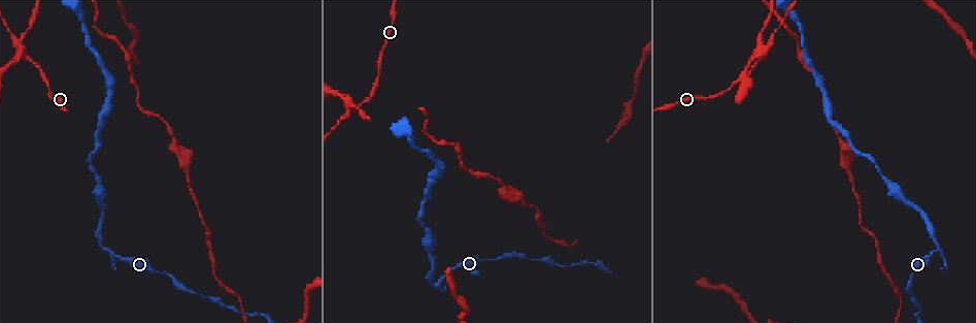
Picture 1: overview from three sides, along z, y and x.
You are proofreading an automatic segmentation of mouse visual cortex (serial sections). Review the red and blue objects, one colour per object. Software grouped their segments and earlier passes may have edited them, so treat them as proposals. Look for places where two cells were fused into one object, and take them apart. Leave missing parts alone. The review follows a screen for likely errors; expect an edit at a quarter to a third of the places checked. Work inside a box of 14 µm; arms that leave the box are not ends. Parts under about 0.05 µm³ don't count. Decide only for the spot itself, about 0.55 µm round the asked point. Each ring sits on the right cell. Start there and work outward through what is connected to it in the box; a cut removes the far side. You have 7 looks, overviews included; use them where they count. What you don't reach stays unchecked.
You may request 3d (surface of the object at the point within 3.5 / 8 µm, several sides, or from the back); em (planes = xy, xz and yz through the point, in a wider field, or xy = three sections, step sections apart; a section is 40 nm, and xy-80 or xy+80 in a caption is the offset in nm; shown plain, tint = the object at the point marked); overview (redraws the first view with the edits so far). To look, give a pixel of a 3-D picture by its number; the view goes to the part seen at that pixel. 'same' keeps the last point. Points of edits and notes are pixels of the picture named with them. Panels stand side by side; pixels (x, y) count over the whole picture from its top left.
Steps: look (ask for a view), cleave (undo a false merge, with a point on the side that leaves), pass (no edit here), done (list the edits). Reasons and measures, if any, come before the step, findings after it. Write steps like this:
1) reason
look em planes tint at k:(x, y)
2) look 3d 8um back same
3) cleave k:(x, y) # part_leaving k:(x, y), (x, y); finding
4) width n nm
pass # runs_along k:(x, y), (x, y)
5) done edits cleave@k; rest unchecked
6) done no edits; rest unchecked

narrows sharply
look 3d 3.5um back at 1:(167, 275)

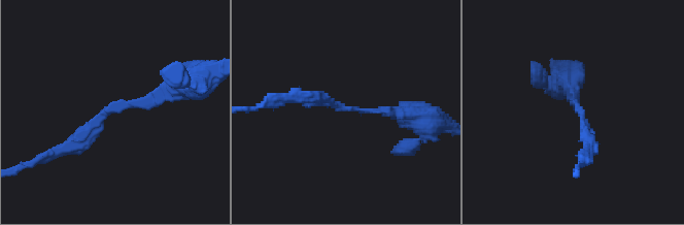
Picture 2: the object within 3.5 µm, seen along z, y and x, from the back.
arm_widths 200, 250 nm
look em xy step 2 tint at 2:(120, 107)

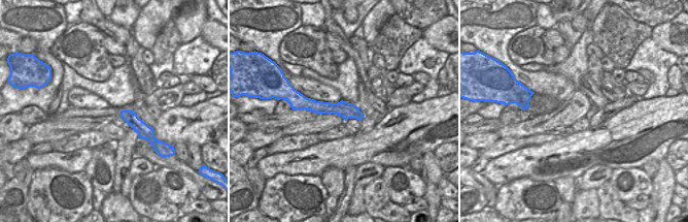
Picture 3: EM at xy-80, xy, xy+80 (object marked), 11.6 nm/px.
pass # runs_along 3:(300, 106), (343, 108), (360, 116); one cell here

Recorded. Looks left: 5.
sharp bend
look 3d 3.5um at 1:(430, 283)

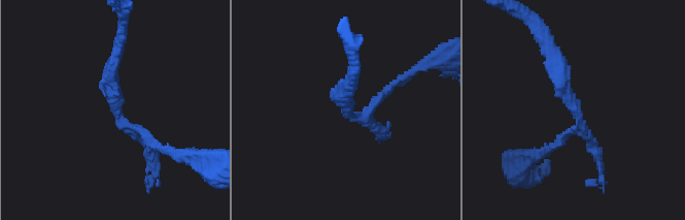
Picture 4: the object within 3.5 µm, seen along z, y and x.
need the tissue
look em planes tint at 4:(353, 113)

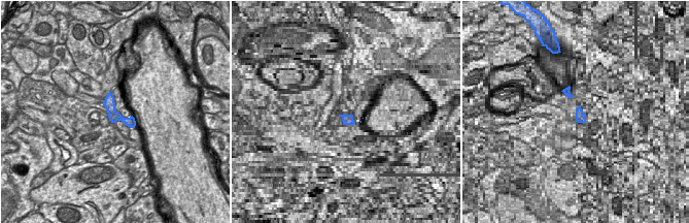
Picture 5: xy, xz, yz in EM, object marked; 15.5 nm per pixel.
cleave 4:(106, 86) # part_leaving 4:(125, 122), (109, 81), (118, 39); two cells meet here

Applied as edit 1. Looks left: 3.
four arms meet
look 3d 3.5um back at 1:(347, 109)

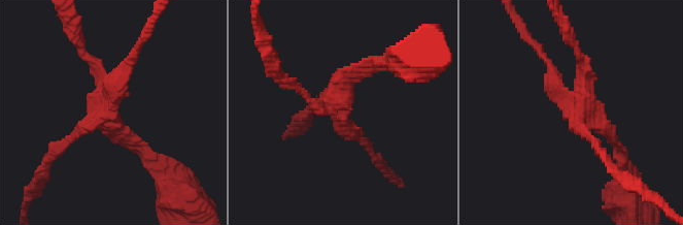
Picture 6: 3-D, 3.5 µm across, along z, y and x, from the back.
arms 4; arm_widths 150, 150, 200, 250 nm
look em planes tint at 6:(581, 116)

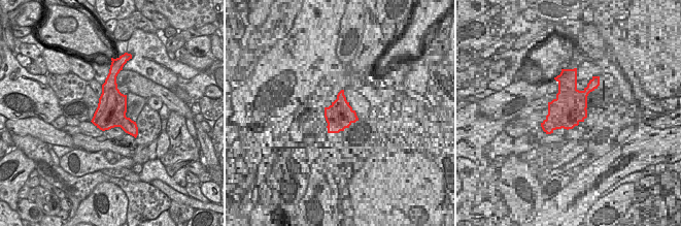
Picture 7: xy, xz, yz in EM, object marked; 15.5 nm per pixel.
cleave 6:(125, 133) # part_leaving 6:(327, 104), (348, 77), (393, 59); two cells meet here

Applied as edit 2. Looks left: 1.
done edits cleave@4, cleave@6; rest unchecked

